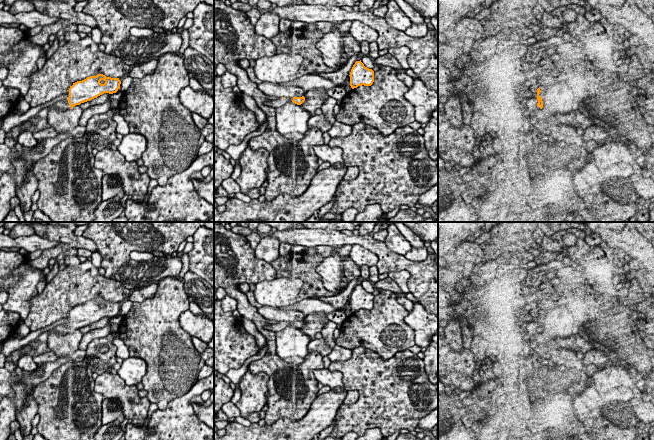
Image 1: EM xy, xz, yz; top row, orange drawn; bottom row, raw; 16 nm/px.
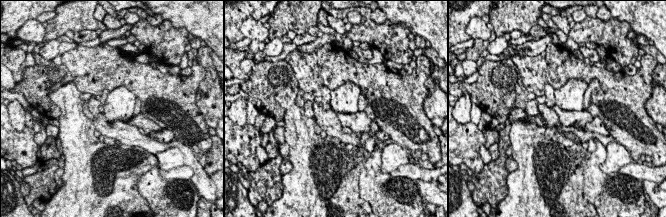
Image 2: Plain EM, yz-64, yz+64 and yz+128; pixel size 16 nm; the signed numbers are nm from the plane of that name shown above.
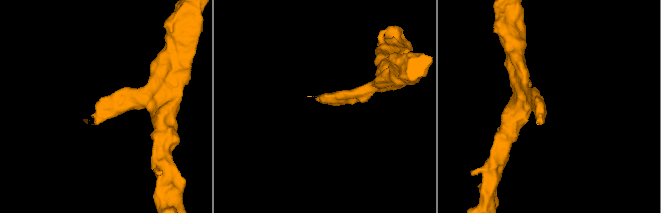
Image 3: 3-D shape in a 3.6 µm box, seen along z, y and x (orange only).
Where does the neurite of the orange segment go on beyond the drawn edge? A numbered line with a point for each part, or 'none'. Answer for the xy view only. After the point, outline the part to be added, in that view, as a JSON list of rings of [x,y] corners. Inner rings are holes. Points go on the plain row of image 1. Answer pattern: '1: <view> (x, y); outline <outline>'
1: xy (39, 345); outline [[[58,325],[58,326],[54,327],[52,330],[49,330],[49,331],[43,332],[43,333],[42,333],[41,335],[39,335],[36,339],[34,339],[34,340],[32,340],[32,341],[30,341],[30,342],[28,343],[28,344],[32,347],[32,349],[28,352],[27,355],[30,355],[30,356],[34,357],[34,356],[37,356],[37,355],[40,355],[40,354],[43,354],[43,353],[46,353],[46,352],[51,351],[51,349],[48,347],[48,336],[49,336],[49,332],[50,332],[50,331],[55,331],[55,332],[57,332],[57,333],[59,333],[59,334],[66,334],[66,333],[70,333],[70,332],[71,332],[71,330],[69,329],[69,326],[68,326],[68,325],[66,325],[66,326]]]

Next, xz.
1: xz (279, 326); outline [[[278,322],[276,324],[269,324],[264,326],[263,328],[272,332],[279,332],[286,328],[287,326],[292,326],[293,322]]]

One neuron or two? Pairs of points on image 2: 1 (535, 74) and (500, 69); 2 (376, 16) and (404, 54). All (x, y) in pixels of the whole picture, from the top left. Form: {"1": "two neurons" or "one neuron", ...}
{"1": "two neurons", "2": "two neurons"}

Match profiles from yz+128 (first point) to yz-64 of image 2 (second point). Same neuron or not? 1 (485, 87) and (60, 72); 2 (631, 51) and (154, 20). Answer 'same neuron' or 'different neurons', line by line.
1: same neuron
2: different neurons

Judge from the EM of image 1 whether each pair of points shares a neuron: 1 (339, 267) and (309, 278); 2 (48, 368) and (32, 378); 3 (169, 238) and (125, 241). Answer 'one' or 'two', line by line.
1: two
2: one
3: one

